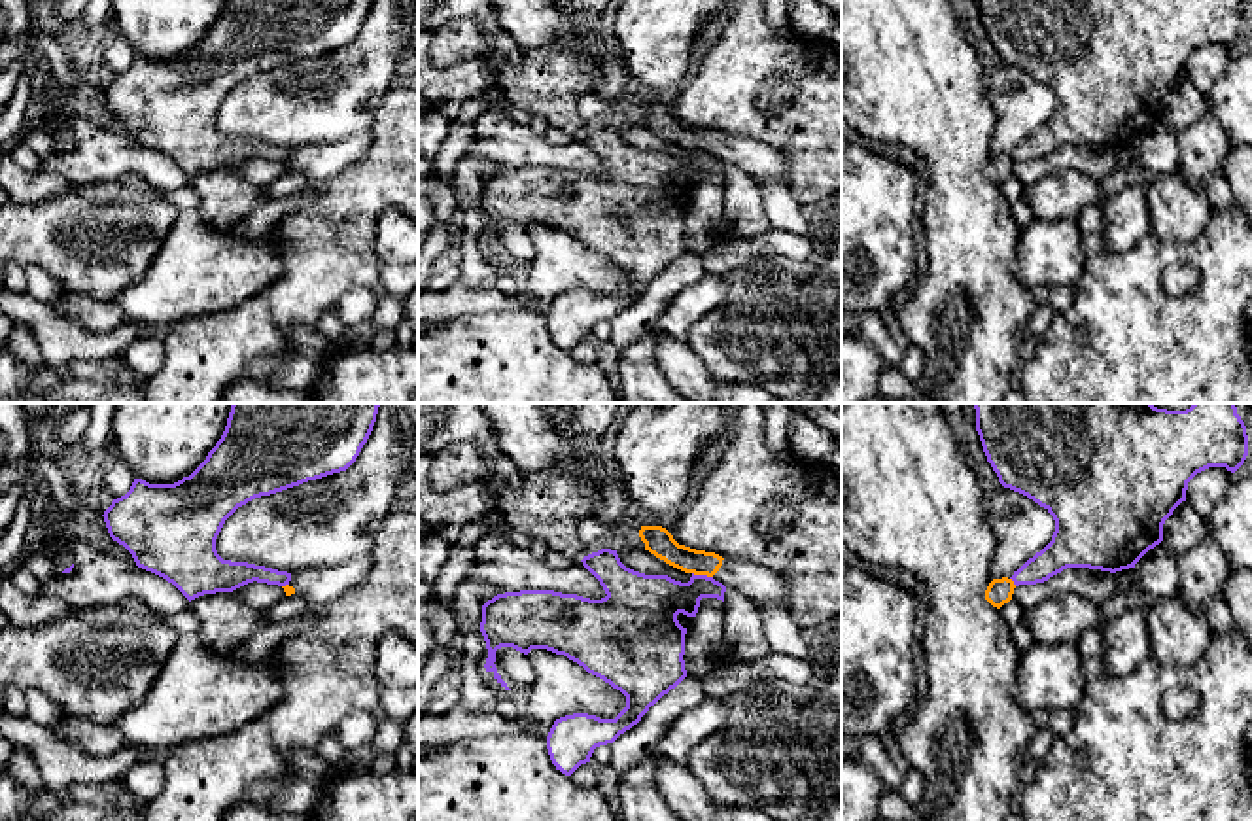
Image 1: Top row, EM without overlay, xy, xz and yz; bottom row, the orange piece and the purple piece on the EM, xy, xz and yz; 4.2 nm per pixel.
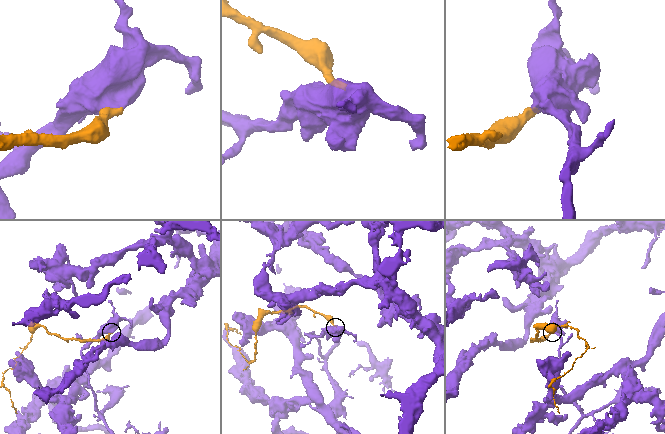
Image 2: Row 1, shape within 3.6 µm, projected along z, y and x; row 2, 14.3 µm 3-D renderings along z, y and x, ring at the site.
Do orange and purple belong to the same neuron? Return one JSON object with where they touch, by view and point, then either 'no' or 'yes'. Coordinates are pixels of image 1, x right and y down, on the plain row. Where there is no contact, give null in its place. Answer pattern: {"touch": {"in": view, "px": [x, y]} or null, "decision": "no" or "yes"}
{"touch": {"in": "xz", "px": [702, 150]}, "decision": "no"}

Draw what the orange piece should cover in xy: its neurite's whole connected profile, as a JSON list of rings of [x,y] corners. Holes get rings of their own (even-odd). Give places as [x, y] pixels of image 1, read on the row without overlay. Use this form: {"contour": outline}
{"contour": [[[367,129],[333,144],[303,146],[291,151],[291,157],[282,165],[286,172],[297,170],[310,182],[327,182],[359,161],[371,144],[373,134]]]}

